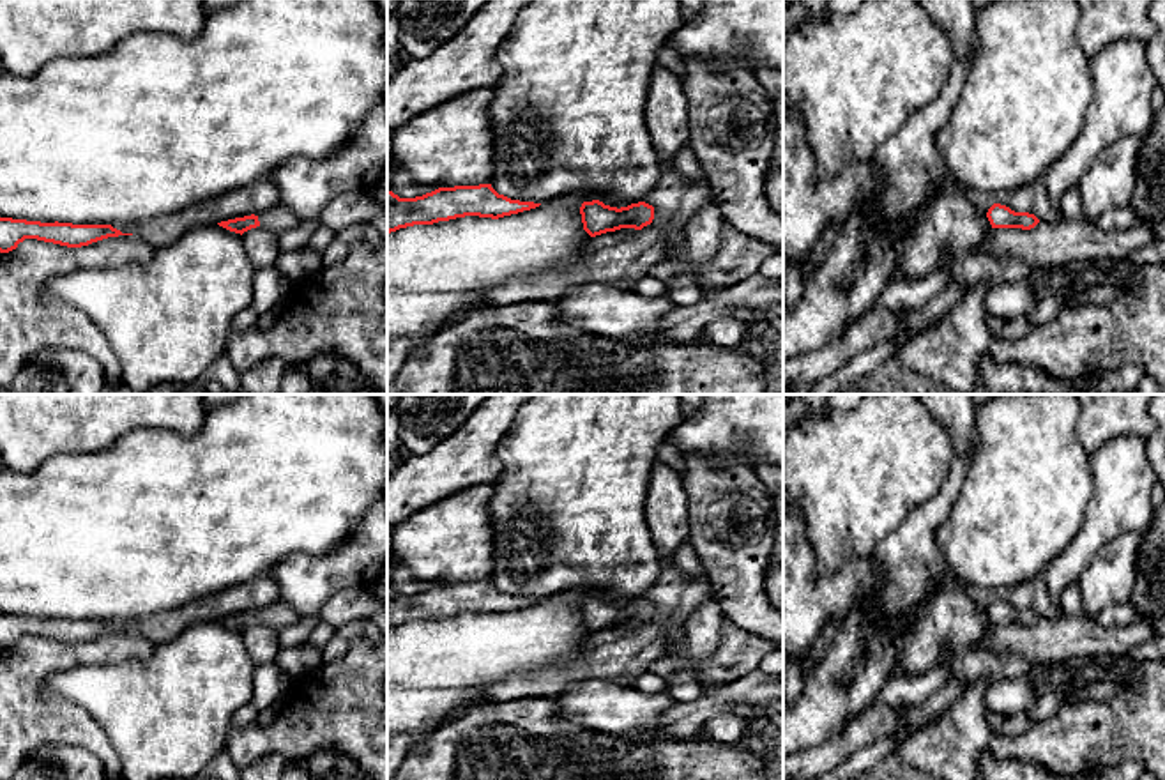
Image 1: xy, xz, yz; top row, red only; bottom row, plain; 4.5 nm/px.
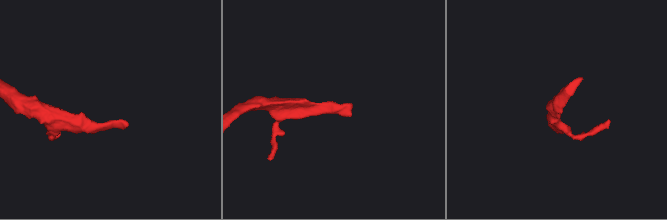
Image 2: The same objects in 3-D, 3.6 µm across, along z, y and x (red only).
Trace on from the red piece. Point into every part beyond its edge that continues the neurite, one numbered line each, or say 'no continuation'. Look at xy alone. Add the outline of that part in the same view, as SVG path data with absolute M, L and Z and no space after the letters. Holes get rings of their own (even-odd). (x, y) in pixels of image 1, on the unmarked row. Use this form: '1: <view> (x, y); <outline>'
1: xy (280, 614); M281 600L258 610L258 617L262 624L278 631L301 621L299 612Z

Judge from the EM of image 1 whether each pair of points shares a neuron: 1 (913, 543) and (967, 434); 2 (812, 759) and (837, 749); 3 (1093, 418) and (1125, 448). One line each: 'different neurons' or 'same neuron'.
1: same neuron
2: same neuron
3: different neurons

